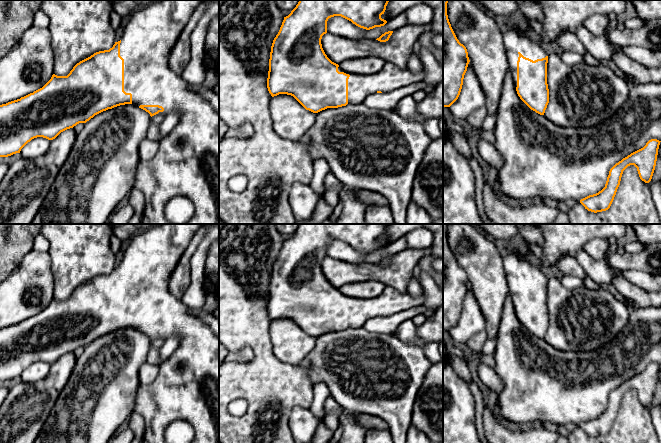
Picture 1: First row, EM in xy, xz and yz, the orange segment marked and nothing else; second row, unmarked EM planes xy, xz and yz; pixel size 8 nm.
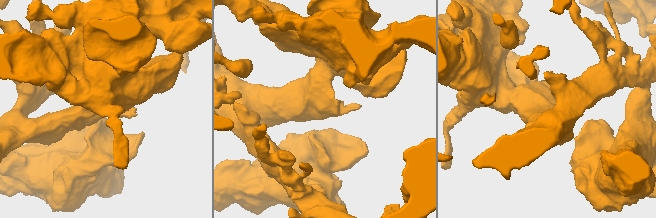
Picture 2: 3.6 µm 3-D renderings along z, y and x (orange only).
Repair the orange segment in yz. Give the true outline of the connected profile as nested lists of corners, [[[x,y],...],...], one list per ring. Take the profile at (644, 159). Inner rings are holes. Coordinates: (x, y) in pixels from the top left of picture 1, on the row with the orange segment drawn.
[[[651,139],[643,148],[616,163],[609,171],[605,187],[598,193],[581,199],[580,203],[585,209],[594,213],[608,210],[620,185],[623,171],[630,165],[637,168],[642,181],[649,183],[655,170],[660,142],[657,139]]]

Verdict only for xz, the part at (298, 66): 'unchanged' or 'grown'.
grown

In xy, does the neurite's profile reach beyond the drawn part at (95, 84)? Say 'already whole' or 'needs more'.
needs more

